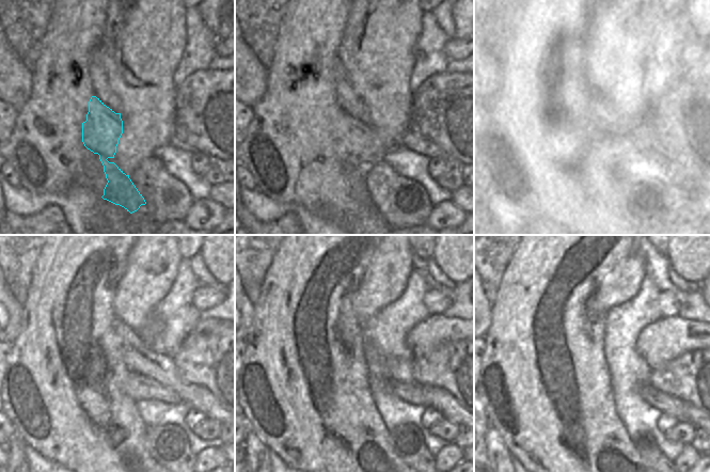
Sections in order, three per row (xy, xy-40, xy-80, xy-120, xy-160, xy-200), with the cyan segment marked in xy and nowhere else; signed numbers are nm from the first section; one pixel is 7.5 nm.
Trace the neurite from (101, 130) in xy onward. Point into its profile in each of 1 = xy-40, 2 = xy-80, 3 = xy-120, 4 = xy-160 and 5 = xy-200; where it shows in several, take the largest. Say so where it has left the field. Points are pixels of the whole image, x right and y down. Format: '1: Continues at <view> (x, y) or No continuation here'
1: Continues at xy-40 (349, 134)
2: Continues at xy-80 (610, 151)
3: Continues at xy-120 (138, 387)
4: Continues at xy-160 (410, 392)
5: Continues at xy-200 (667, 404)

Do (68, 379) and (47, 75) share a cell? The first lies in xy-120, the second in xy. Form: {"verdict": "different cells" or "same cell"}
{"verdict": "same cell"}

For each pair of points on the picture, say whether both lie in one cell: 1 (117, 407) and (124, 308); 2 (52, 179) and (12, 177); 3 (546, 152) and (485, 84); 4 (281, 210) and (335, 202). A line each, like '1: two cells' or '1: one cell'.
1: two cells
2: two cells
3: two cells
4: two cells

